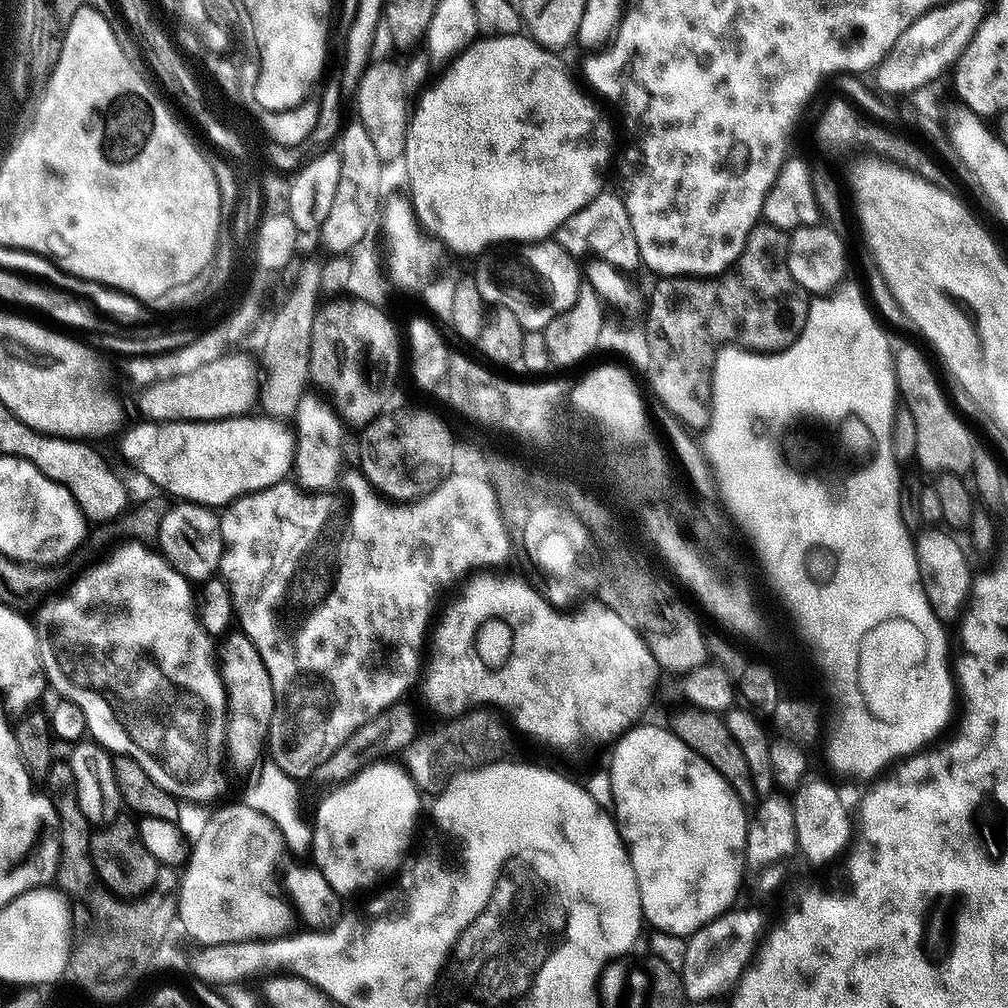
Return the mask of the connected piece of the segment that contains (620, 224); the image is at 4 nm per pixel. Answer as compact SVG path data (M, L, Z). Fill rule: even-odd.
M611 190L598 193L593 200L586 202L586 206L582 206L582 210L578 210L578 214L570 214L570 218L558 226L554 240L577 258L604 259L621 270L641 267L638 242L630 226L630 214L626 214L623 199L617 193L615 196Z

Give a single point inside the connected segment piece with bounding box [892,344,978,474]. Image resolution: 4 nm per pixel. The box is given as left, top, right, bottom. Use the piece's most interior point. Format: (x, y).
(944, 444)

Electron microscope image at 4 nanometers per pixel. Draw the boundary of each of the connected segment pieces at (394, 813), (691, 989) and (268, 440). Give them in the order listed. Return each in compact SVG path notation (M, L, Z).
M392 762L367 764L361 772L335 785L316 810L310 856L341 898L374 887L391 872L399 873L409 855L422 792L403 766L388 763Z
M740 908L723 912L718 918L714 918L706 926L702 926L690 937L687 937L685 961L679 970L680 980L684 983L684 995L689 1001L721 999L720 995L731 993L740 981L740 975L748 967L765 929L764 916L755 912L752 908Z
M245 414L243 416L234 416L230 420L165 420L163 422L140 422L144 424L136 424L132 429L129 427L127 431L119 437L120 452L149 480L152 484L157 484L161 493L167 494L169 497L175 498L177 501L191 501L194 504L207 506L227 506L240 496L245 496L251 492L257 492L263 488L269 488L275 484L281 483L285 479L284 476L293 471L294 461L296 458L296 433L283 419L273 419L267 414Z

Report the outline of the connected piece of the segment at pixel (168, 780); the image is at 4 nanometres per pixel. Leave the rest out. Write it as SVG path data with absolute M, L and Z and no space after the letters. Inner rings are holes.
M124 542L124 545L121 548L116 548L112 553L109 554L108 557L105 558L101 564L96 564L93 568L88 568L79 573L71 581L70 587L65 591L65 596L60 596L56 601L52 601L48 598L43 601L44 605L40 608L40 624L39 627L41 629L44 628L52 628L52 632L43 632L41 631L38 636L38 643L40 646L40 651L43 653L45 657L52 656L56 652L56 656L60 660L56 660L52 664L52 669L49 667L46 672L46 680L49 685L52 684L56 687L56 696L63 698L65 700L72 700L76 703L77 706L82 710L82 714L86 714L86 726L88 727L87 735L89 737L95 738L102 747L108 749L109 752L115 754L116 756L129 756L130 758L134 758L134 762L138 762L138 766L142 766L142 770L146 770L146 774L150 774L150 778L154 778L154 782L158 782L158 786L162 786L162 790L166 790L172 796L176 797L177 800L181 802L187 802L187 800L193 800L196 804L208 804L211 800L216 800L220 795L224 792L224 786L222 784L222 772L220 770L220 760L222 764L222 753L226 748L226 733L228 731L228 693L224 691L224 680L220 676L220 669L218 667L217 657L214 655L214 648L212 652L212 644L214 644L213 637L209 636L208 629L204 627L203 624L200 623L198 619L197 609L194 607L194 592L192 596L192 588L193 585L190 581L184 577L182 574L178 572L178 570L171 567L168 564L168 561L164 559L159 551L153 550L149 545L146 544L137 544L135 542ZM68 664L72 664L72 668L76 672L84 671L88 672L88 676L71 676L70 673L67 672ZM116 719L118 723L113 726L112 729L107 732L108 728L108 720Z

